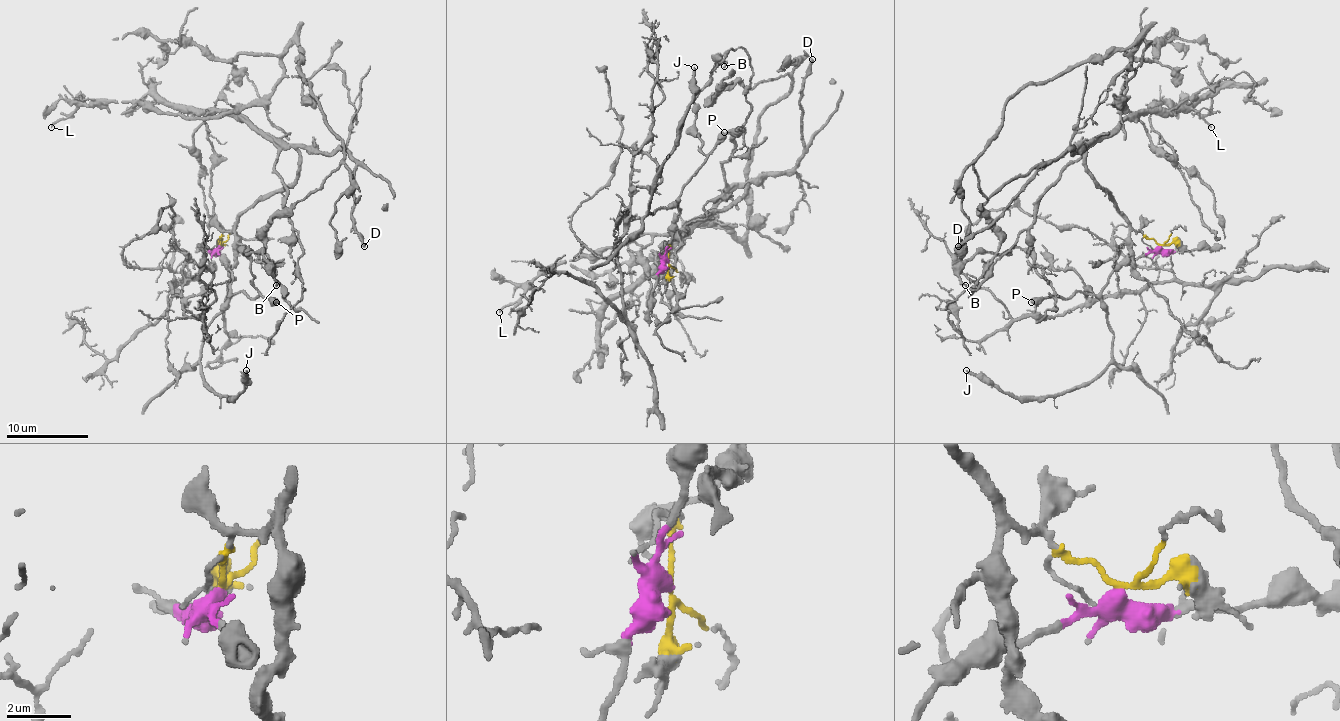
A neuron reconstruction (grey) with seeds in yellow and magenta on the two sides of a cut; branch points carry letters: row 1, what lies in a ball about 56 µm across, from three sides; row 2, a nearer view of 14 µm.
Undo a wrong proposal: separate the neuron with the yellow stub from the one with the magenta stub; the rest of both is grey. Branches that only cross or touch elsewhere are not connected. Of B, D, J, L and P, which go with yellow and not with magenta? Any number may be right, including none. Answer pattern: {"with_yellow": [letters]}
{"with_yellow": ["D", "L"]}

